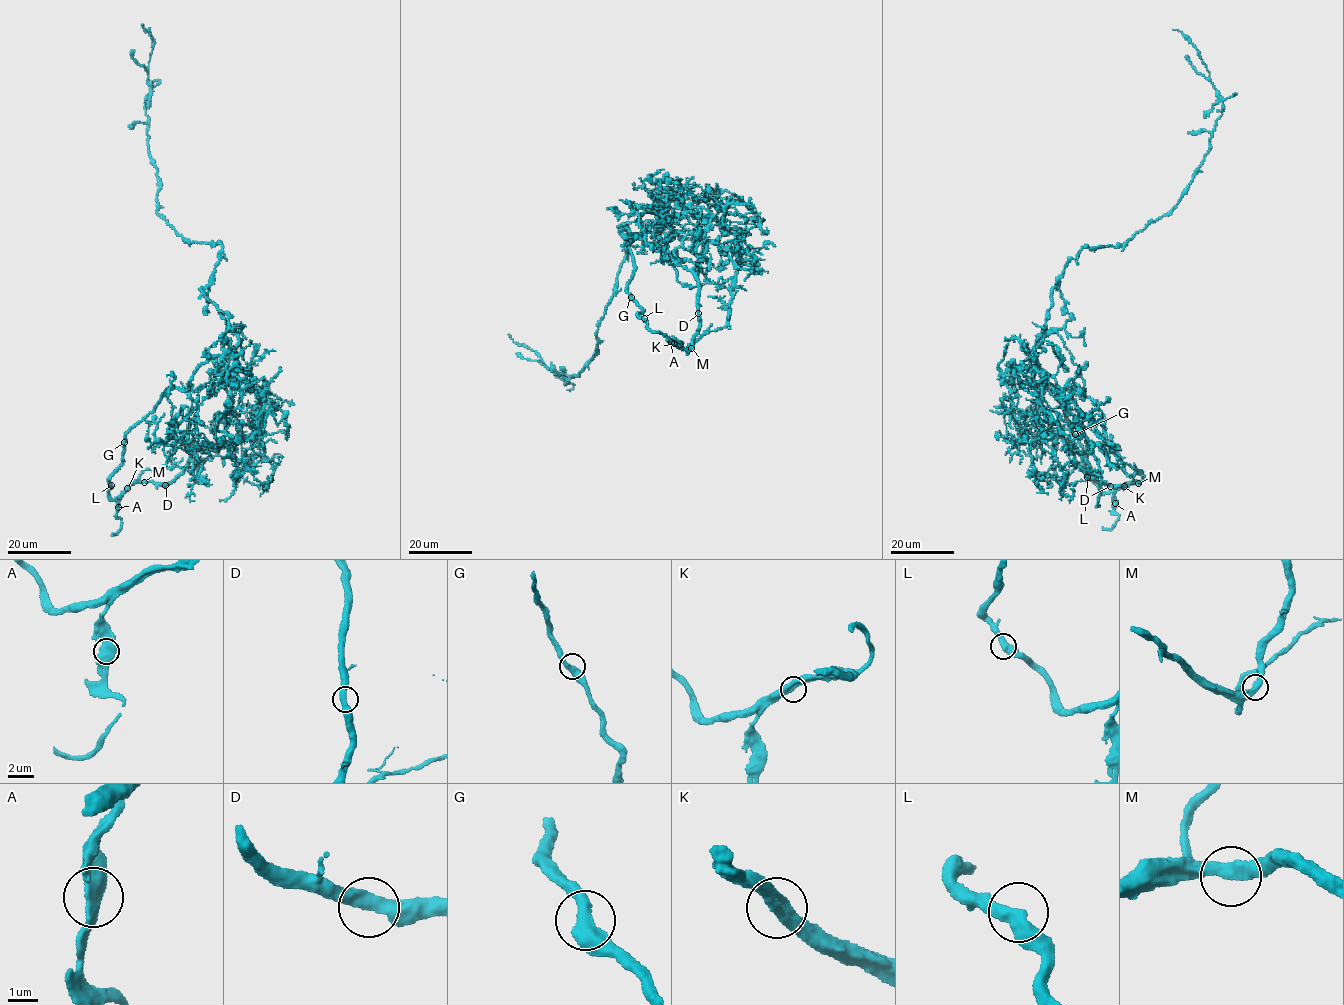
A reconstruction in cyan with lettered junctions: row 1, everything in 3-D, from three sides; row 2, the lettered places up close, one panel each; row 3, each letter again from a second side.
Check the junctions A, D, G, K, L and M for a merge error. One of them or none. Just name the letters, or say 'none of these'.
none of these

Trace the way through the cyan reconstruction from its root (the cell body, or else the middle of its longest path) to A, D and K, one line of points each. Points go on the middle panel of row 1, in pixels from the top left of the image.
A: (692, 209), (739, 237), (739, 270), (726, 326), (705, 332), (687, 354), (671, 342)
D: (692, 209), (715, 218), (741, 243), (726, 326), (705, 332), (688, 347), (687, 354), (700, 324), (698, 313)
K: (692, 209), (710, 215), (739, 237), (739, 270), (726, 326), (705, 332), (688, 347), (687, 354), (674, 344)

